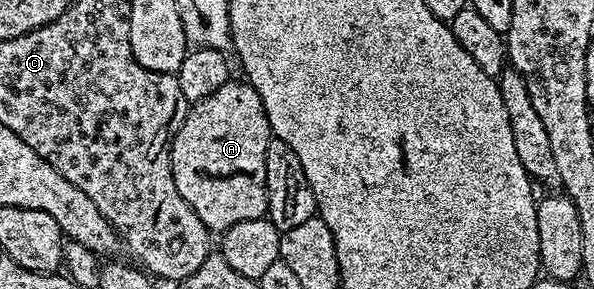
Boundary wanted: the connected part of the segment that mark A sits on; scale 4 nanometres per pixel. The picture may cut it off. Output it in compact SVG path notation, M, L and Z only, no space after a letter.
M231 81L224 85L220 85L220 89L216 89L216 93L212 93L212 97L204 97L204 101L193 104L193 106L187 110L184 125L180 125L180 129L174 135L174 140L170 146L172 177L176 181L176 189L180 189L180 197L184 197L184 201L188 201L188 205L192 205L192 209L196 213L196 217L200 217L200 221L204 221L204 225L210 228L211 232L221 233L240 221L260 219L267 214L266 154L268 153L268 145L270 144L271 138L272 132L270 129L270 122L264 113L264 105L260 101L260 93L256 93L256 89L251 83L245 81L239 81L239 83L237 83L237 81Z

